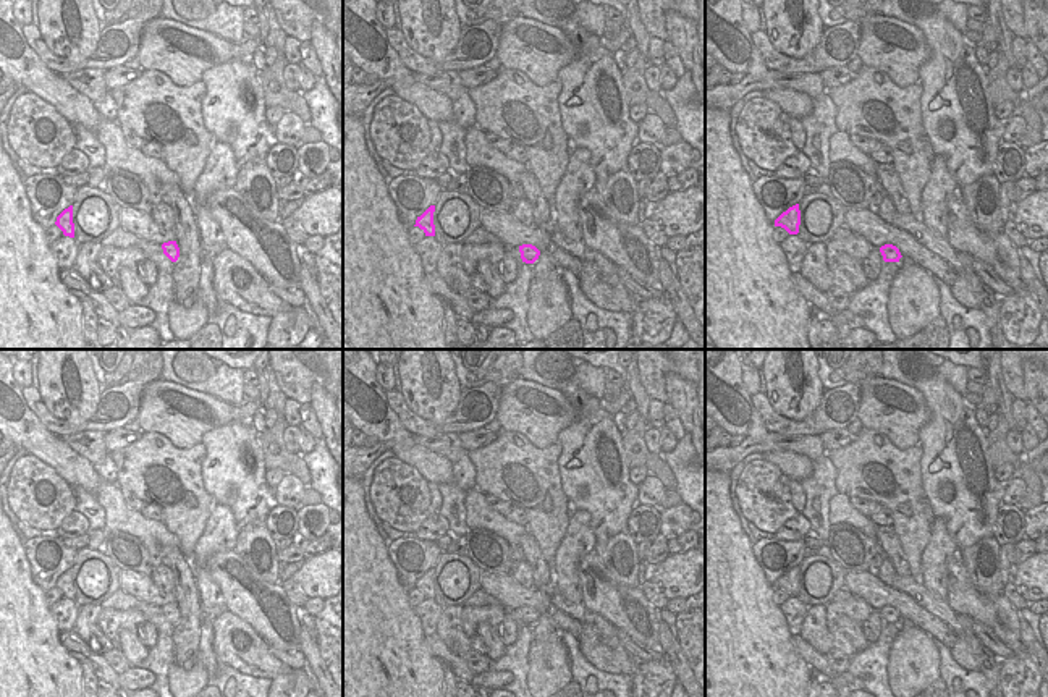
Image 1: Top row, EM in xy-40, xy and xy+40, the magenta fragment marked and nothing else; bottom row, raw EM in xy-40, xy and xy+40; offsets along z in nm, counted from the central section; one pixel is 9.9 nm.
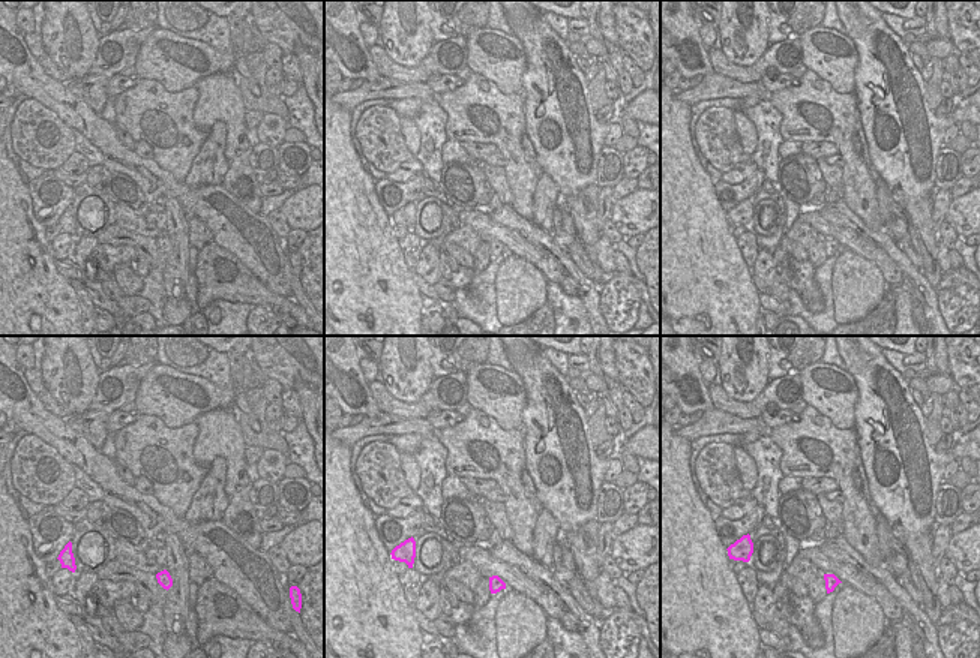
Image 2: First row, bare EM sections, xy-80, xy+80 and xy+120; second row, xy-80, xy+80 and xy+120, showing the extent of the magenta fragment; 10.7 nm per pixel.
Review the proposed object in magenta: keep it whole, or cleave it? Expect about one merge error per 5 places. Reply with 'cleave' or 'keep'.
keep

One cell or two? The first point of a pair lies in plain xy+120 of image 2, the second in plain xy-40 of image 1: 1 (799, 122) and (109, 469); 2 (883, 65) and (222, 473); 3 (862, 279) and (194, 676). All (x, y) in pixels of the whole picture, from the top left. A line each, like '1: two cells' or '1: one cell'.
1: two cells
2: one cell
3: one cell

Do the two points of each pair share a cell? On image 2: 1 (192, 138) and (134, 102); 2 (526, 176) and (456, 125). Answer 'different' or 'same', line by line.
1: same
2: same

